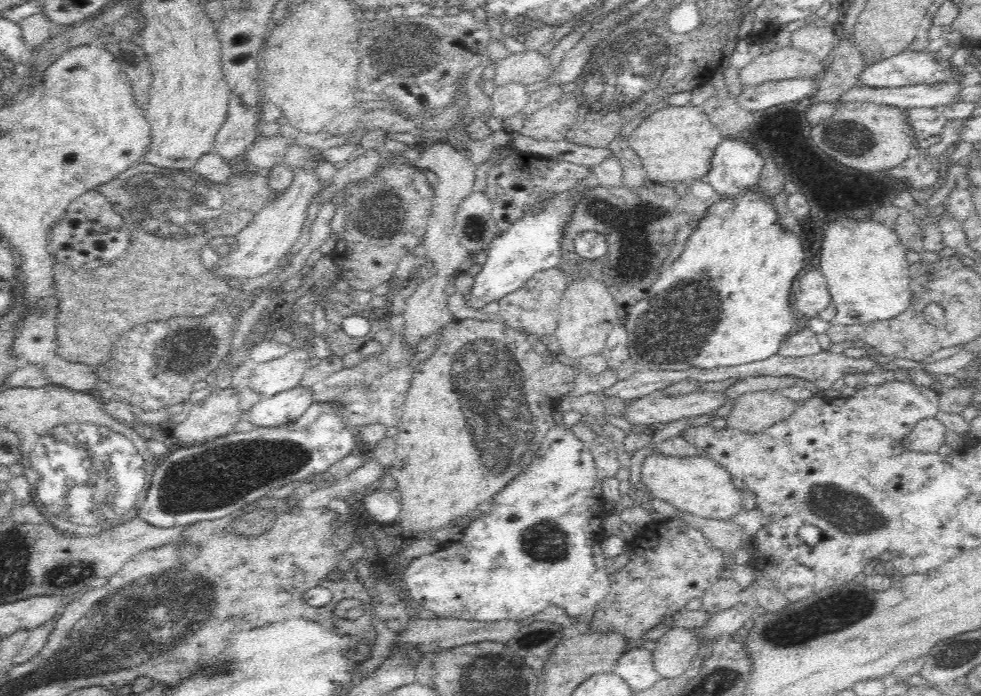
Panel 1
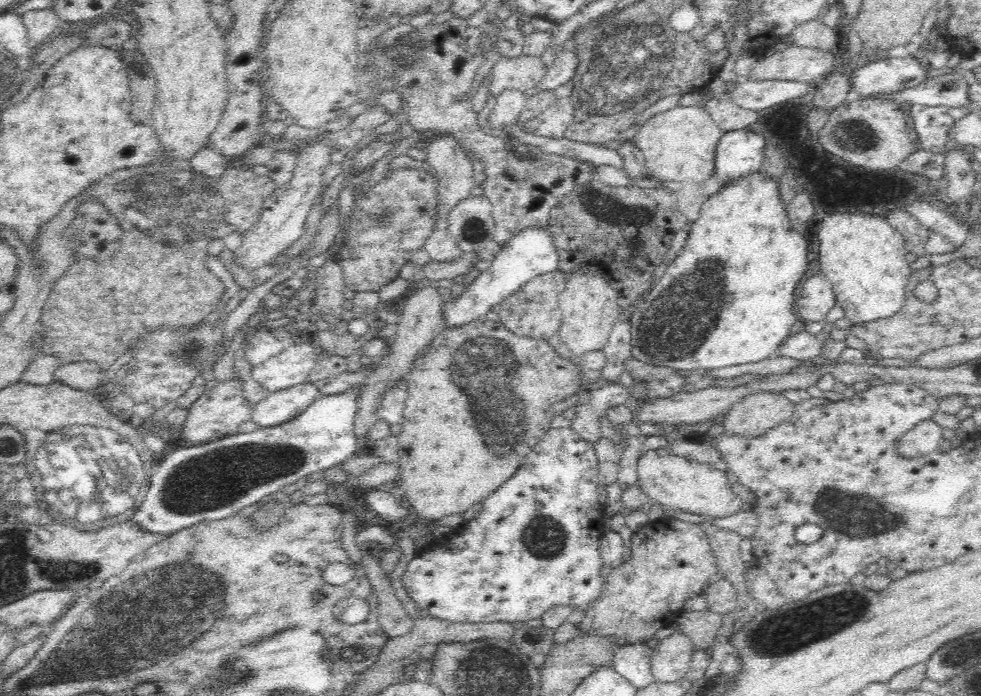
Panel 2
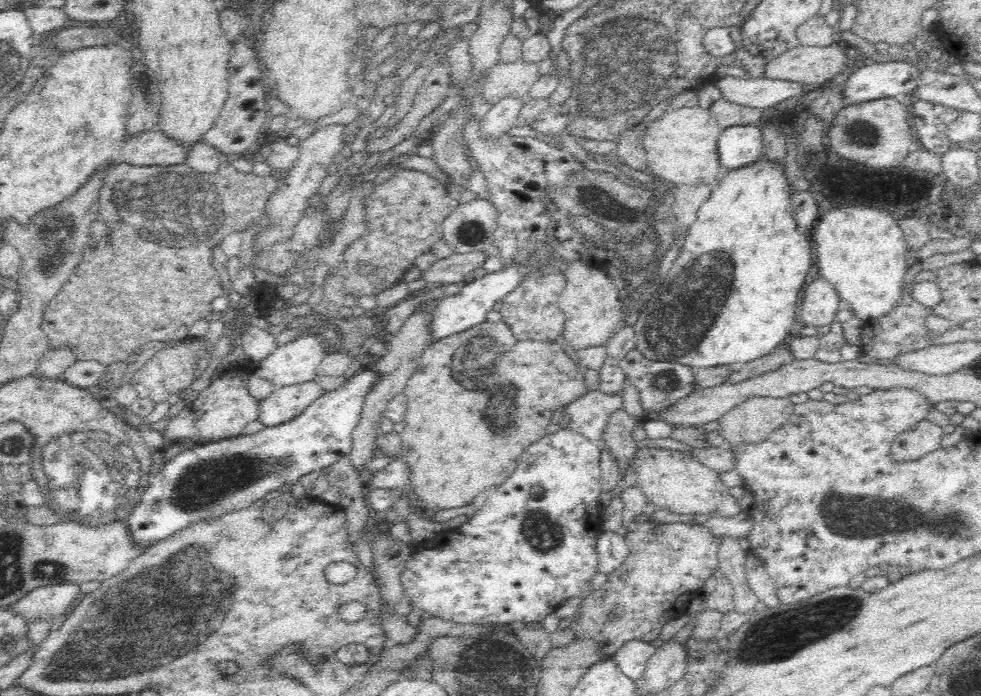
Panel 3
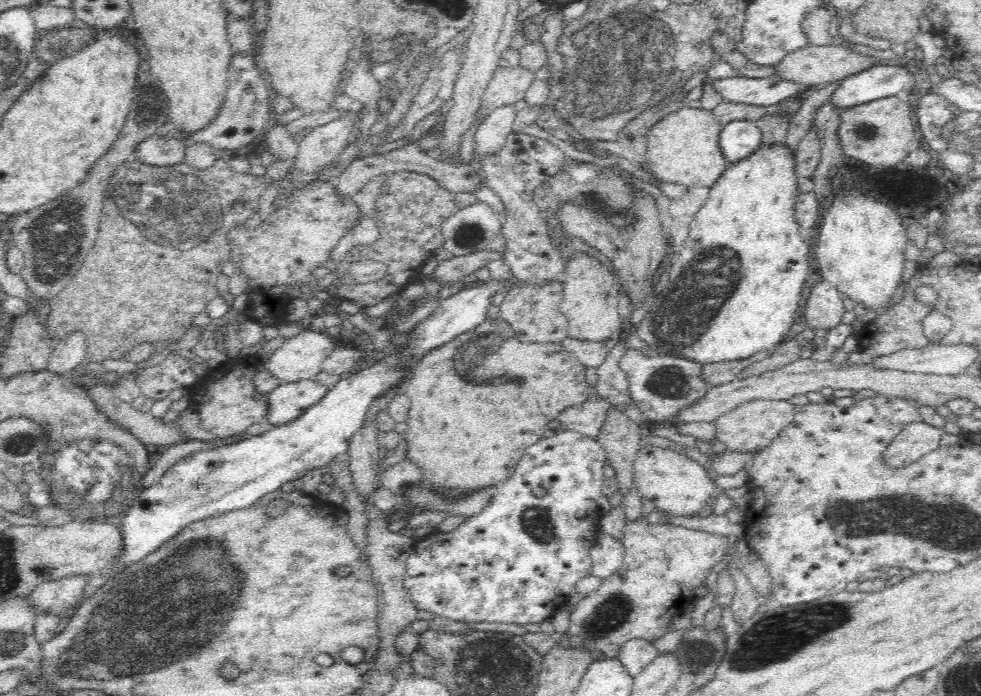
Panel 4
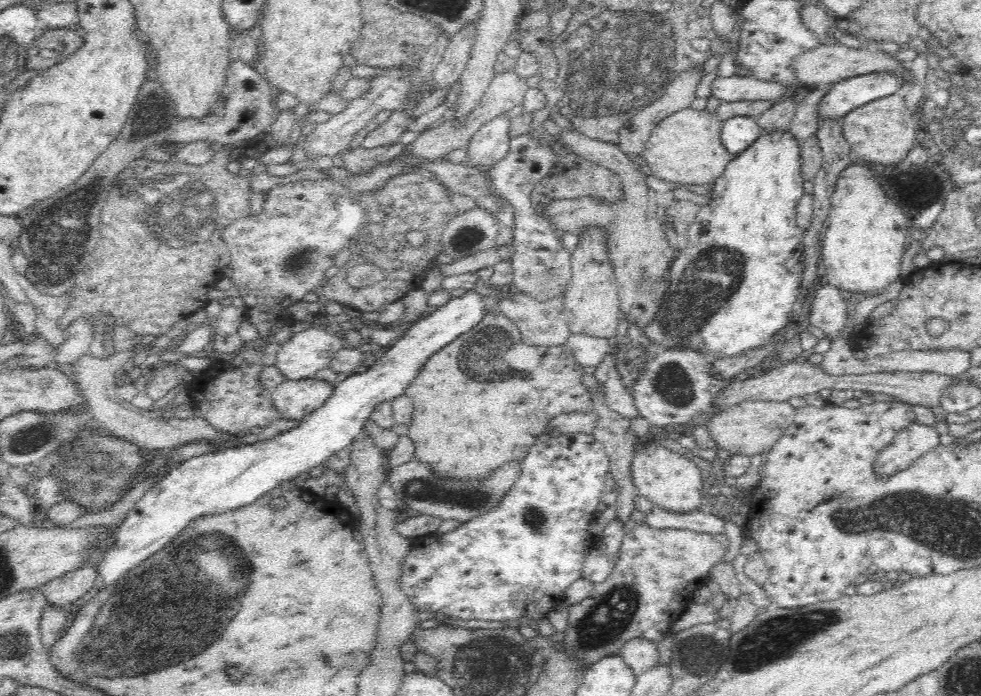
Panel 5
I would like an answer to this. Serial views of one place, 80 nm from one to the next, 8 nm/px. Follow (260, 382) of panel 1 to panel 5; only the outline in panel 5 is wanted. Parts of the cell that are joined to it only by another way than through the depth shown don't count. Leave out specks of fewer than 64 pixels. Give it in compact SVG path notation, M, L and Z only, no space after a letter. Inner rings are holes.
M310 328L283 341L273 365L287 380L315 378L316 372L328 367L338 350L346 345L341 337Z

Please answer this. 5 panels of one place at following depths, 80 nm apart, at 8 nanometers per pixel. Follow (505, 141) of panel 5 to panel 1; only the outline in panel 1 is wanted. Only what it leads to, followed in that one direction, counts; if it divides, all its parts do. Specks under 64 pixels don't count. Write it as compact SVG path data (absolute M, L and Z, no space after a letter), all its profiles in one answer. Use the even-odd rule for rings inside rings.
M507 82L496 86L491 95L493 107L489 114L504 122L505 118L521 113L521 110L527 105L528 98L529 92L526 85L522 83Z

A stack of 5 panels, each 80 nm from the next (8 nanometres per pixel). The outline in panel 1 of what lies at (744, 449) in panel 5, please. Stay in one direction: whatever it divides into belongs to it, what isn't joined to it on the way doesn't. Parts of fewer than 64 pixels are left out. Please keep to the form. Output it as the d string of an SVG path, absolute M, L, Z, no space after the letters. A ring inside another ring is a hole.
M778 390L742 394L735 399L734 408L726 417L726 426L759 433L792 416L796 404L797 402L786 398Z

